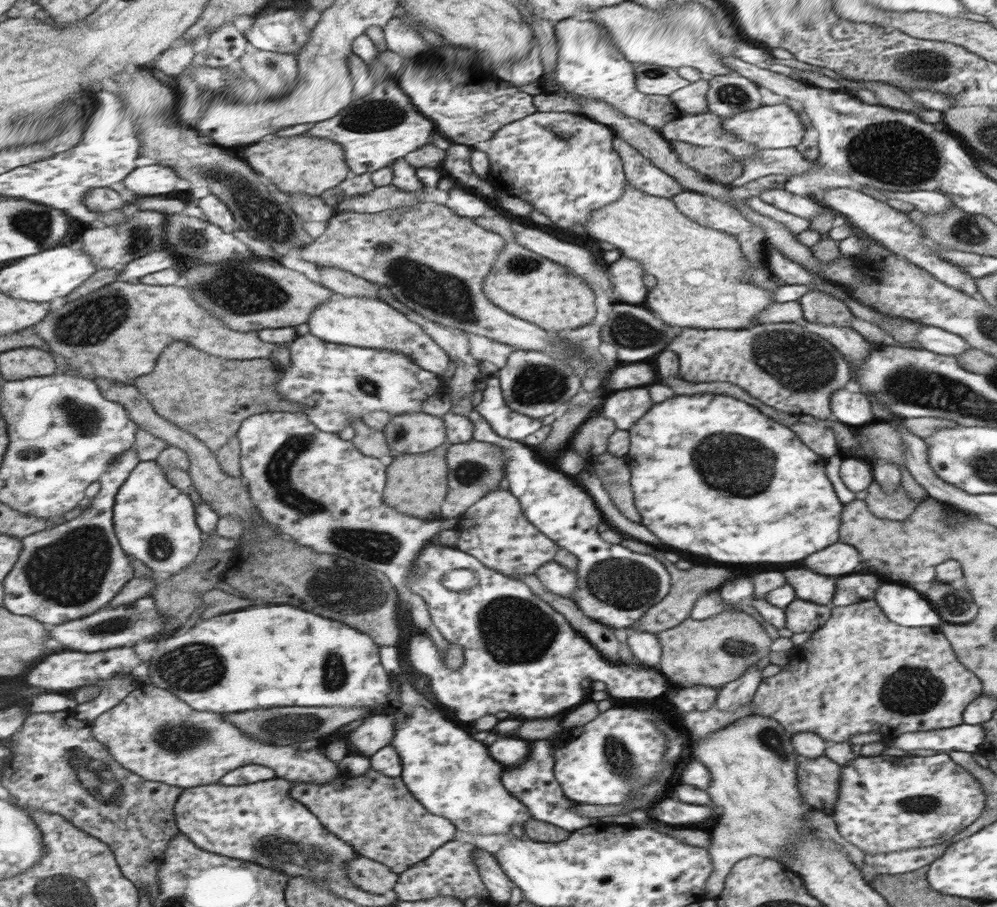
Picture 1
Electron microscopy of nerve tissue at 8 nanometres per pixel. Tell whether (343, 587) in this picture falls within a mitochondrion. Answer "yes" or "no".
yes

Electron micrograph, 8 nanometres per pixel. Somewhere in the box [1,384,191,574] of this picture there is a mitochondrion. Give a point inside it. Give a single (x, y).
(83, 419)

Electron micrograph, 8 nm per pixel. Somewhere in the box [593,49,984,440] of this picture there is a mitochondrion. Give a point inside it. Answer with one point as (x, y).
(889, 152)

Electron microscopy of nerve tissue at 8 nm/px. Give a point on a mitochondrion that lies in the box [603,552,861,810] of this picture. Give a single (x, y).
(769, 738)

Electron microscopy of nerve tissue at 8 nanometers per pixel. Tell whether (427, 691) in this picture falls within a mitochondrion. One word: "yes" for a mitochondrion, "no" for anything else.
no

